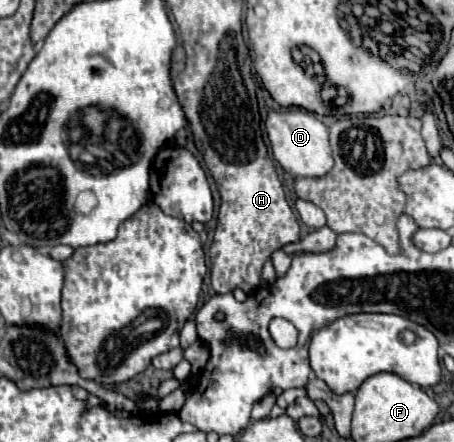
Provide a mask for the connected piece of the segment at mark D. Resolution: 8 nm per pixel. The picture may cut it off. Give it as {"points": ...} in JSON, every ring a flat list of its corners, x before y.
{"points":[[305,110,269,112,267,132,275,160,293,178,323,178,333,168,333,156,329,146,329,128,317,120,315,114]]}

